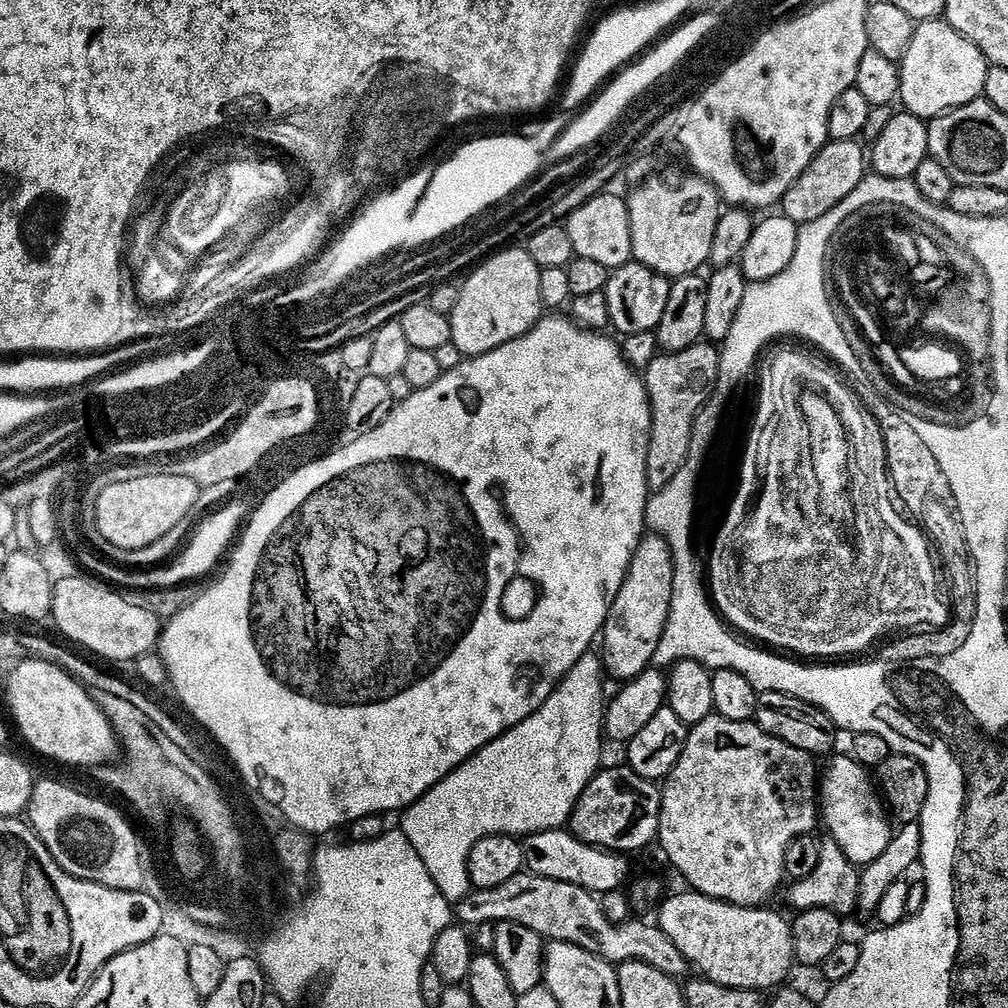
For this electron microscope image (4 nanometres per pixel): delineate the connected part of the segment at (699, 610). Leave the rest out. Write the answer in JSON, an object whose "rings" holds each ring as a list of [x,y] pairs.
{"rings":[[[682,548],[680,570],[682,570],[680,572],[680,604],[675,604],[672,600],[668,615],[668,621],[672,623],[672,636],[662,634],[658,642],[658,650],[652,659],[655,667],[668,670],[678,660],[693,660],[699,664],[705,664],[709,670],[738,670],[738,674],[742,674],[746,682],[750,682],[750,686],[756,688],[757,693],[781,692],[788,686],[788,678],[792,678],[794,674],[808,676],[814,670],[814,662],[801,662],[799,659],[777,654],[767,647],[757,646],[755,643],[741,639],[725,623],[714,607],[706,587],[706,572],[699,555],[690,560],[686,548]]]}

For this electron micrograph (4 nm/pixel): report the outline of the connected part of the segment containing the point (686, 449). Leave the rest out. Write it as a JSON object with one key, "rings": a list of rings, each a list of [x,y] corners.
{"rings":[[[701,342],[681,352],[664,352],[648,364],[642,379],[652,404],[652,433],[646,458],[646,478],[652,490],[665,488],[683,472],[694,446],[696,420],[720,384],[720,348],[712,342]]]}

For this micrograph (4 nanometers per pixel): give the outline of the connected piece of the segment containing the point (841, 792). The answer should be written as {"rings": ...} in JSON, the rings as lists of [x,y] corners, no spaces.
{"rings":[[[851,755],[835,756],[831,757],[828,773],[822,776],[822,824],[828,827],[827,835],[835,840],[852,864],[865,866],[885,853],[894,837],[894,828],[888,825],[890,816],[885,801],[869,769]]]}

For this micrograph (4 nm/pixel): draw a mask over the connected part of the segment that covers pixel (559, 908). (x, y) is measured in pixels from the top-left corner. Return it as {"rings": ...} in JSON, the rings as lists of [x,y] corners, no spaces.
{"rings":[[[521,874],[510,878],[510,882],[504,882],[502,886],[496,886],[494,890],[473,890],[465,900],[455,905],[454,916],[464,926],[518,922],[518,926],[534,930],[545,941],[557,940],[582,946],[590,950],[590,954],[601,956],[613,966],[631,960],[642,962],[646,966],[654,966],[654,970],[662,970],[662,974],[677,982],[683,981],[690,972],[686,954],[682,954],[682,950],[678,950],[678,946],[674,946],[674,942],[670,942],[667,934],[655,923],[643,924],[640,920],[629,918],[623,924],[612,924],[593,893],[570,886],[570,882],[554,882],[554,878]]]}

